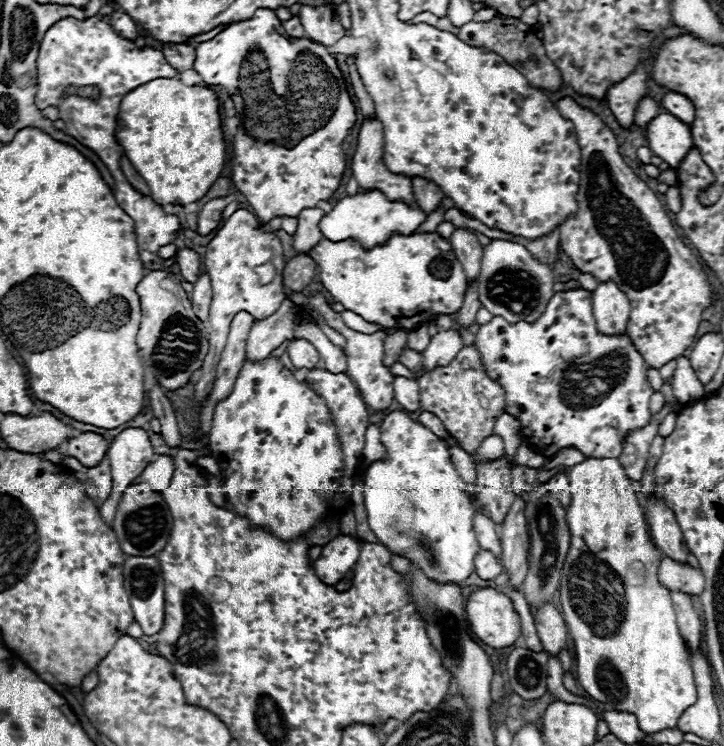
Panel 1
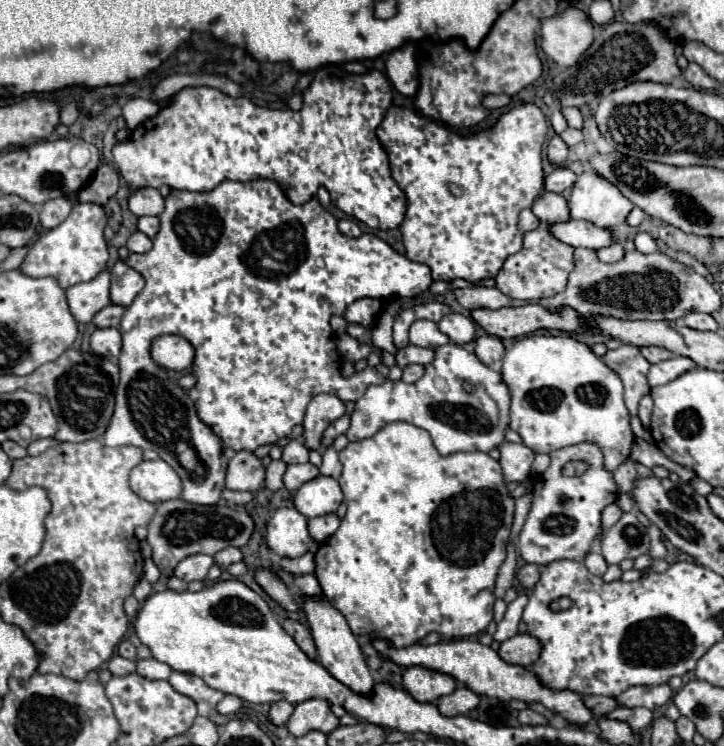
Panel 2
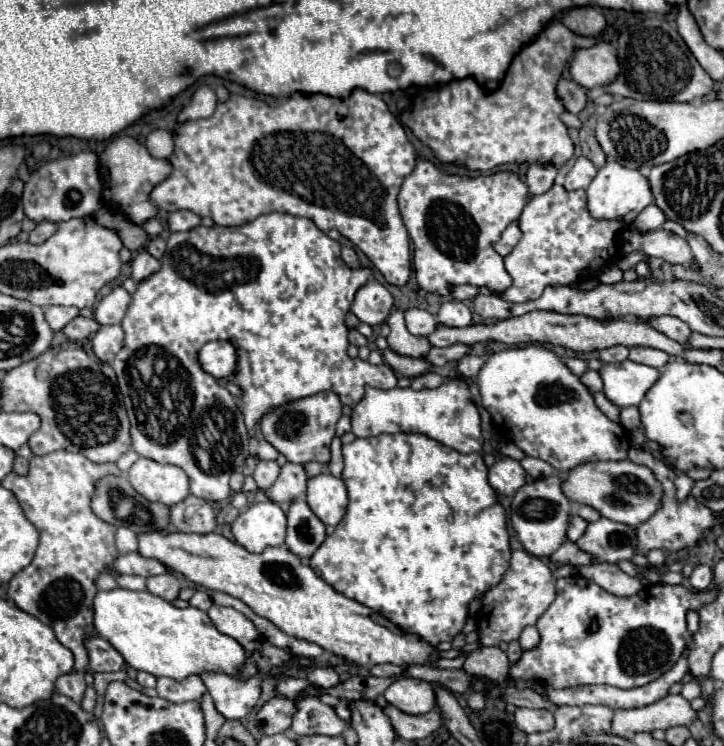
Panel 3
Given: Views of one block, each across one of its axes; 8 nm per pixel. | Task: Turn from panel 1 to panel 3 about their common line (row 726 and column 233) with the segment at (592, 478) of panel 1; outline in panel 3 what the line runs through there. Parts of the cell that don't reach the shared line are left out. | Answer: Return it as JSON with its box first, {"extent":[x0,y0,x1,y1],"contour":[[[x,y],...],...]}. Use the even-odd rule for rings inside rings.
{"extent":[94,590,246,680],"contour":[[[98,590],[94,596],[94,628],[98,636],[106,638],[122,654],[128,666],[174,680],[202,674],[206,668],[234,676],[246,656],[234,638],[216,630],[206,612],[192,606],[176,608],[146,590]]]}

